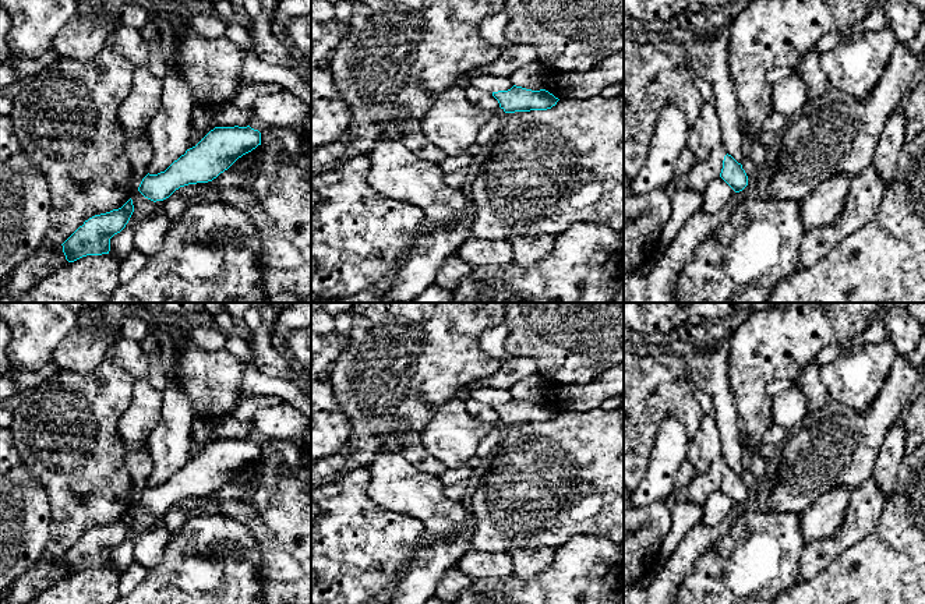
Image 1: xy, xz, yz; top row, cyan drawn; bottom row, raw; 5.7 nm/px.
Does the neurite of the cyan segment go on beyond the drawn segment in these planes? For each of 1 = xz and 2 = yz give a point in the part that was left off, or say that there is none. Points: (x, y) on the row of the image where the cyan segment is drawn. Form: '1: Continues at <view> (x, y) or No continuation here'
1: Continues at xz (477, 98)
2: Continues at yz (709, 59)

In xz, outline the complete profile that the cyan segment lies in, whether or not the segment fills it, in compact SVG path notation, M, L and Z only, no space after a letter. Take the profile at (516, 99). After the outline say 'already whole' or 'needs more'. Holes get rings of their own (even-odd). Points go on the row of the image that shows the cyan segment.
M467 85L465 93L466 99L479 109L497 112L501 107L505 113L547 110L559 100L546 89L532 91L516 85L492 93Z | needs more

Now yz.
M728 33L693 42L686 49L693 75L706 81L713 91L713 106L720 120L721 142L727 151L720 177L735 192L739 192L748 186L748 176L742 169L745 158L742 120L737 109L737 92L728 68Z | needs more

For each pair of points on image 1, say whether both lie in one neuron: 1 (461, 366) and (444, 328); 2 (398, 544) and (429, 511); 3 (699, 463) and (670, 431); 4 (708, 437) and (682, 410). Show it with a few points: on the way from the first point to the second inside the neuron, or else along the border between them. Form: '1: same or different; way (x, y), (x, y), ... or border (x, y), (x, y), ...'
1: same; way (451, 356), (444, 349), (444, 338)
2: different; border (388, 509), (417, 519), (426, 530)
3: different; border (689, 440), (685, 448), (685, 458)
4: different; border (705, 414), (698, 431), (689, 440)

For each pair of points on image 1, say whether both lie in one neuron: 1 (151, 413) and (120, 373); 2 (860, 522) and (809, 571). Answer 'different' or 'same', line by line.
1: different
2: same

